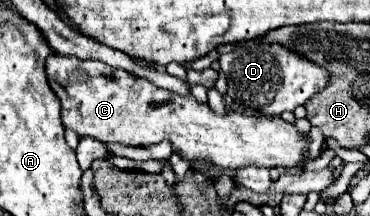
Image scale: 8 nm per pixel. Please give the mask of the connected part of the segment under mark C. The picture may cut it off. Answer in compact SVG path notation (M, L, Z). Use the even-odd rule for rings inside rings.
M48 56L46 76L50 88L62 104L62 124L80 138L90 136L102 142L118 142L134 148L148 148L162 140L172 144L172 152L194 162L212 162L224 170L256 164L262 168L278 168L282 172L298 172L304 168L302 152L308 136L300 134L294 124L282 118L248 116L240 112L216 114L208 104L200 104L192 94L180 96L138 78L126 70L112 68L96 60L80 60L72 56Z

